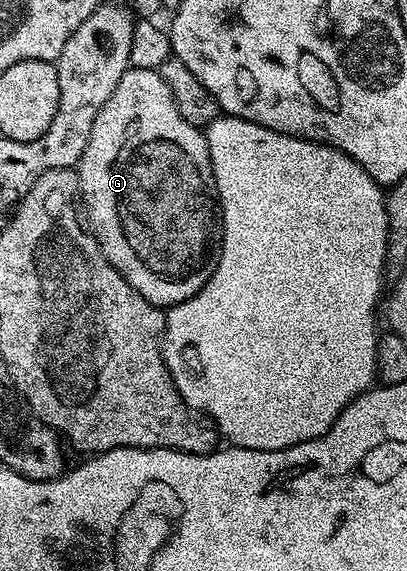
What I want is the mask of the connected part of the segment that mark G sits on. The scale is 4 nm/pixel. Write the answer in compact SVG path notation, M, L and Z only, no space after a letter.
M135 69L125 70L123 79L111 91L111 99L103 103L99 115L95 115L95 123L91 127L91 139L87 139L87 147L83 151L81 160L76 166L77 178L81 181L80 204L87 214L87 225L93 237L97 241L98 247L103 251L107 263L143 295L153 305L168 307L178 305L191 295L195 295L207 283L207 279L213 274L213 269L217 265L217 254L219 252L219 206L217 203L217 188L213 178L213 168L209 158L209 148L205 142L205 134L202 130L195 128L175 107L175 99L171 99L171 91L167 91L167 83L163 83L160 72L156 69Z

